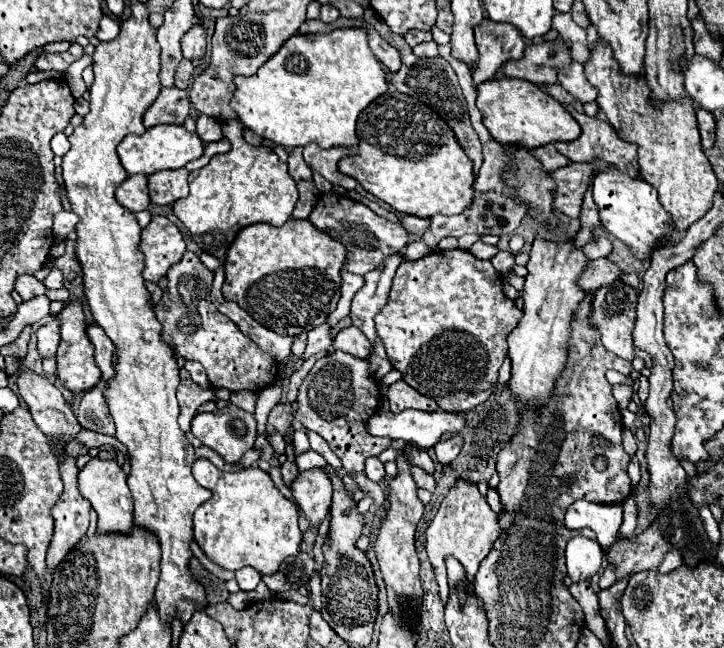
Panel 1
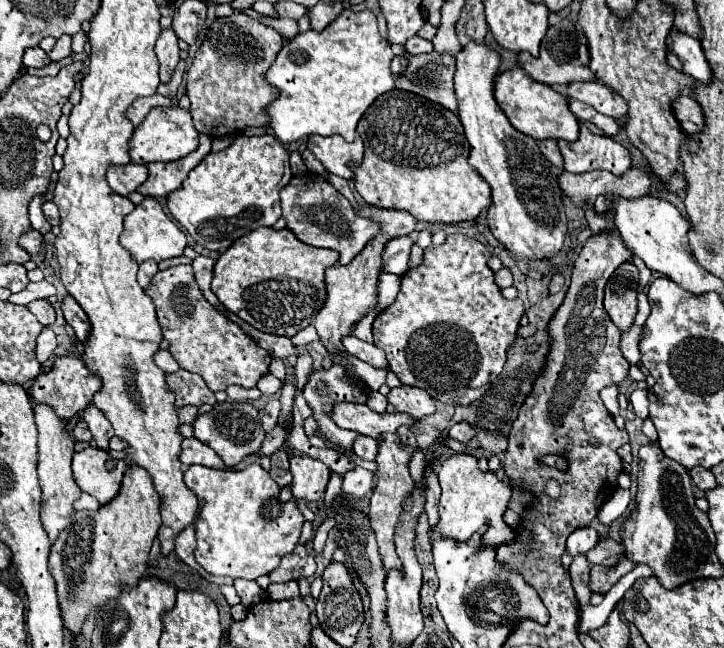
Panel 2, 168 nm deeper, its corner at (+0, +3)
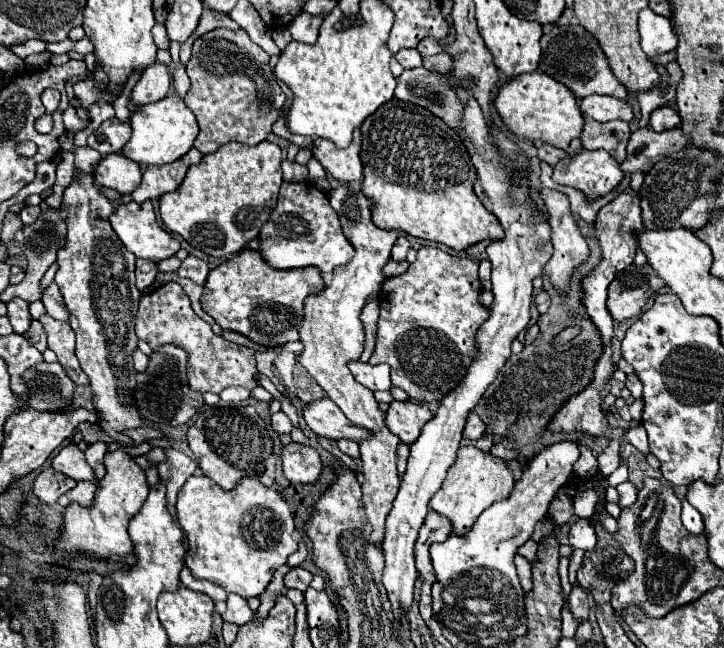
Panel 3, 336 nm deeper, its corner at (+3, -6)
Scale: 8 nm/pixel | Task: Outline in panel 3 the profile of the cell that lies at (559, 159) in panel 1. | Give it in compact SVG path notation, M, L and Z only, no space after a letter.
M542 144L542 146L538 148L538 158L544 160L544 162L548 162L550 166L556 166L558 160L562 160L564 156L566 156L564 150L554 148L554 146L550 146L550 144Z

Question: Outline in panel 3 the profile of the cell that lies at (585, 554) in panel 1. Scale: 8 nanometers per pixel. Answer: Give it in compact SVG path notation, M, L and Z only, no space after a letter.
M578 518L576 522L570 524L570 534L568 534L570 546L572 548L582 548L582 550L592 550L596 546L596 534L594 534L594 522L590 518Z

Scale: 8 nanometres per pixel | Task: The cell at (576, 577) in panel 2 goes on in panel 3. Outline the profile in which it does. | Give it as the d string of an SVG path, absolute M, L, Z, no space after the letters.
M574 550L570 554L570 582L576 582L576 570L580 568L582 558L584 558L584 550Z

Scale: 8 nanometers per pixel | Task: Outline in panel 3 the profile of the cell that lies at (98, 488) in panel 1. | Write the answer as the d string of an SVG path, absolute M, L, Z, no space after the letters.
M66 444L60 448L60 452L52 458L52 468L74 478L74 480L88 480L92 474L92 468L86 464L84 454L76 444Z

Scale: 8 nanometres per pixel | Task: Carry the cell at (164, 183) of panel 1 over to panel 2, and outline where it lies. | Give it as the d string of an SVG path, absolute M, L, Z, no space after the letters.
M199 133L199 149L193 151L193 155L183 157L181 161L173 161L173 163L153 163L153 165L147 165L149 177L141 185L141 189L137 189L137 191L147 195L147 197L167 197L171 191L181 189L181 185L187 179L189 171L209 151L211 151L211 137L207 137L205 133Z

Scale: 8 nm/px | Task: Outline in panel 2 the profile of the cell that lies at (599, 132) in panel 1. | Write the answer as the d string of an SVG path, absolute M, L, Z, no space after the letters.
M581 123L581 135L577 141L559 141L561 155L565 159L565 171L585 173L593 169L605 169L613 175L623 175L631 167L631 153L613 137L593 135Z

